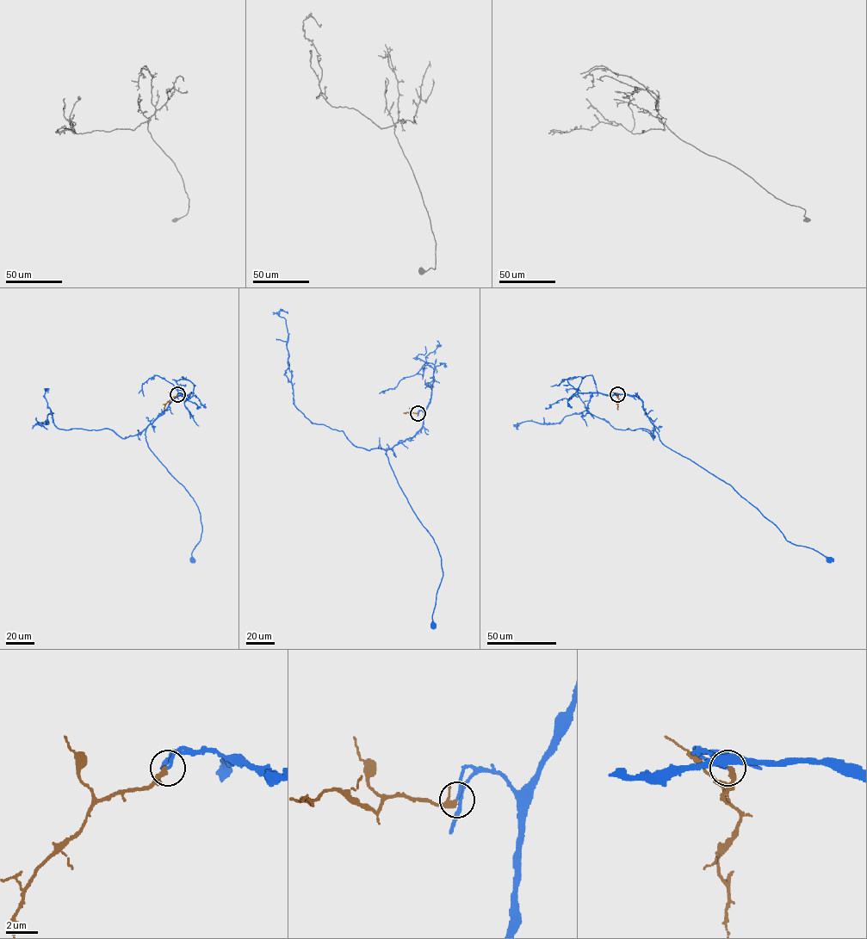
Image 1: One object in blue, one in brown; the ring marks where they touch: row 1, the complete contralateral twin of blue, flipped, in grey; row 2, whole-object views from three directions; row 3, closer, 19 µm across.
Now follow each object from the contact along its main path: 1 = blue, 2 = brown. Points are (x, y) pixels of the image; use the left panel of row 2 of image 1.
1: (177, 394), (182, 393), (176, 397), (148, 426), (145, 433), (149, 448), (197, 506), (202, 532), (191, 559)
2: (177, 394), (170, 398), (164, 410)

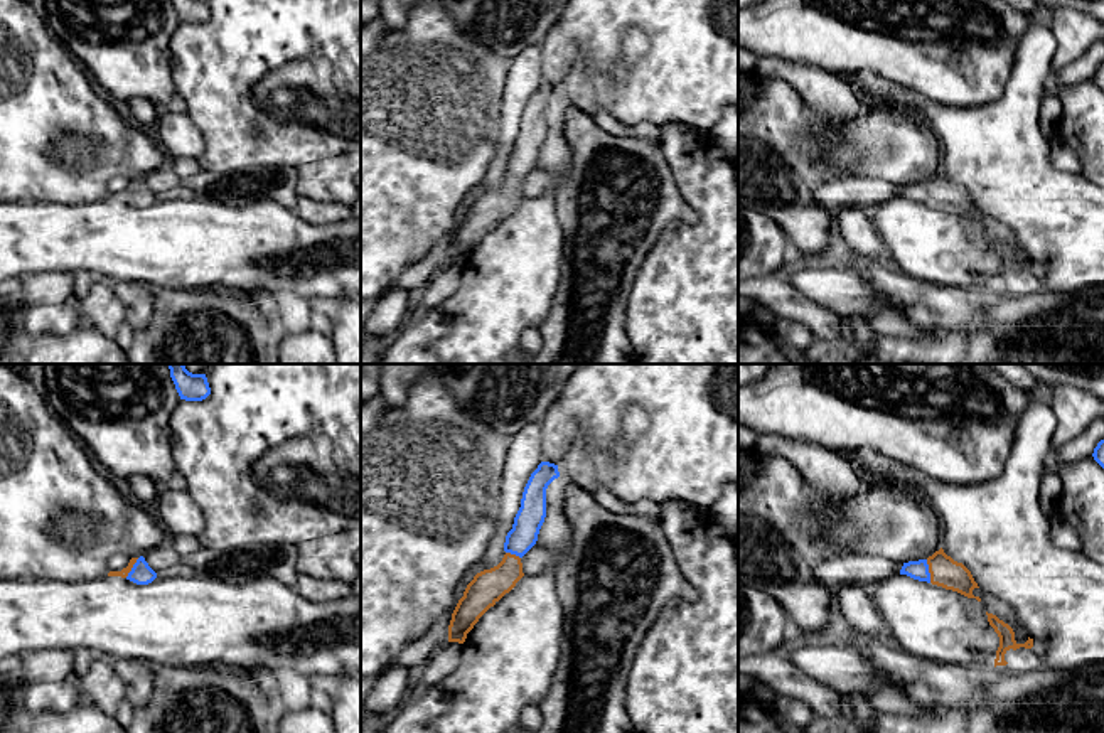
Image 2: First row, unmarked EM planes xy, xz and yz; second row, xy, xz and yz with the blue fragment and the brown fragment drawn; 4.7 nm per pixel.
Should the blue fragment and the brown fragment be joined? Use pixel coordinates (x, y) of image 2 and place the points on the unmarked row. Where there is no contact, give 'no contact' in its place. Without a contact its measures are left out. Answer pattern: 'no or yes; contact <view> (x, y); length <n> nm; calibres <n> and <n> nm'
yes; contact yz (927, 194); length 110 nm; calibres 100 and 140 nm

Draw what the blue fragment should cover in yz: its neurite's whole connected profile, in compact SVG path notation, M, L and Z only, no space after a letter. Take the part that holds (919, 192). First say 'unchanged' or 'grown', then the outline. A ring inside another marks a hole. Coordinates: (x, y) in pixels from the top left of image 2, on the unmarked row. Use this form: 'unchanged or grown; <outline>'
grown; M942 170L927 182L903 185L900 197L952 212L981 224L979 219L973 217L973 212L979 209L971 194L962 185L947 179Z

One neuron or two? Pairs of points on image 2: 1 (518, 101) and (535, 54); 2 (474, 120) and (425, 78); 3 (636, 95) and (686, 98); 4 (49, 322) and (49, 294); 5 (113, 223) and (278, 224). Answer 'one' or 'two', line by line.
1: one
2: one
3: one
4: two
5: one

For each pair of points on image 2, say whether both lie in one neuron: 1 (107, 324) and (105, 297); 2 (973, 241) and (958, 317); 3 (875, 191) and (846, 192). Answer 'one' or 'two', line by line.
1: one
2: two
3: one

